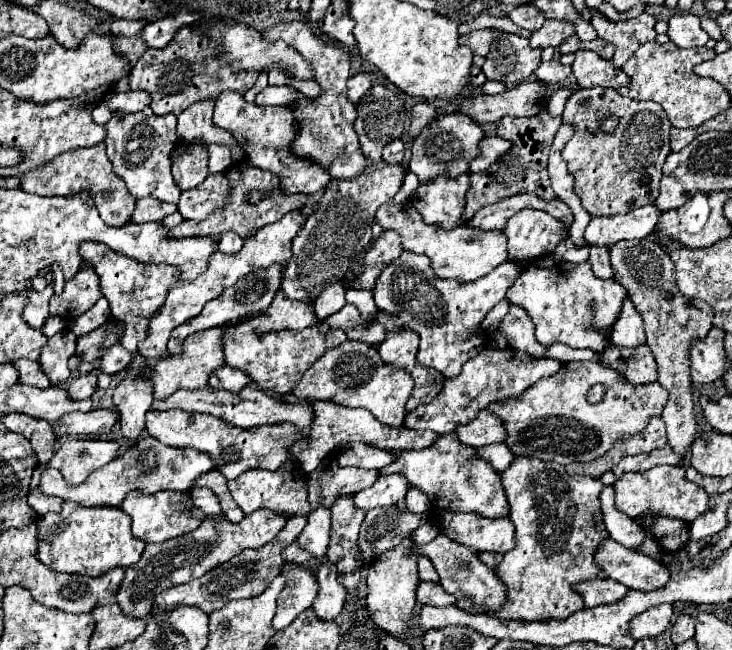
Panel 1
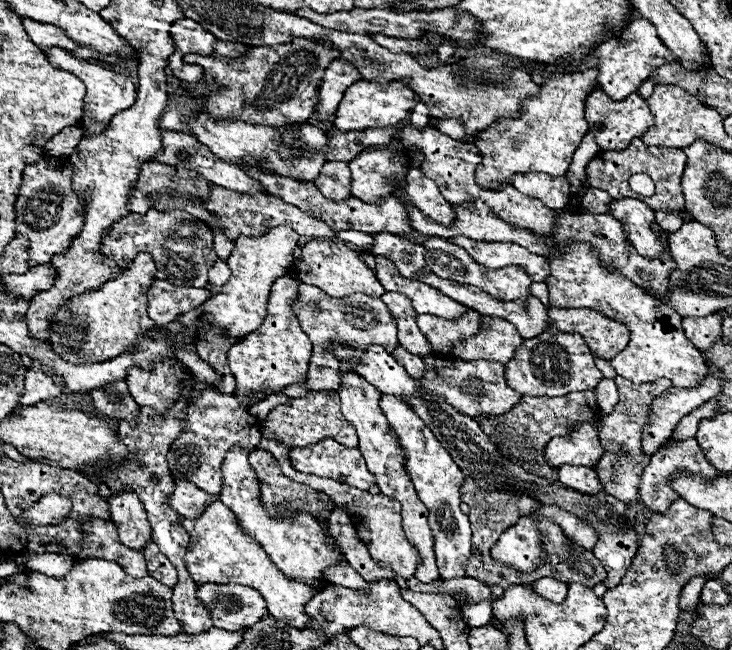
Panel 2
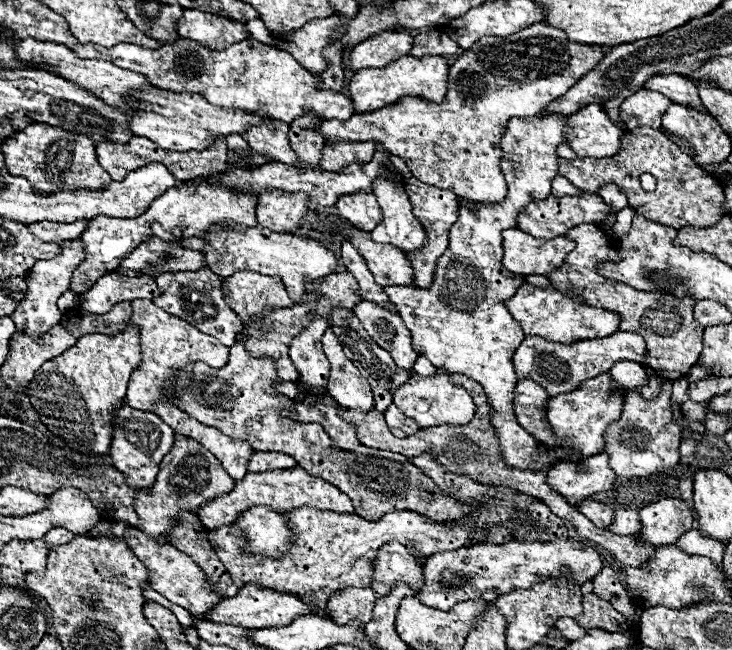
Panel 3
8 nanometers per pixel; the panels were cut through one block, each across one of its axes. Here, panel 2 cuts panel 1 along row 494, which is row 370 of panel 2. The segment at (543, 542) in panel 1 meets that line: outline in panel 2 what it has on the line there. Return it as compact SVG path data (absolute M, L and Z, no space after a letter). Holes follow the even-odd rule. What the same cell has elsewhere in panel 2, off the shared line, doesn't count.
M542 332L518 346L514 358L506 364L506 382L522 396L566 396L566 392L584 392L596 388L602 372L594 364L594 356L578 334Z

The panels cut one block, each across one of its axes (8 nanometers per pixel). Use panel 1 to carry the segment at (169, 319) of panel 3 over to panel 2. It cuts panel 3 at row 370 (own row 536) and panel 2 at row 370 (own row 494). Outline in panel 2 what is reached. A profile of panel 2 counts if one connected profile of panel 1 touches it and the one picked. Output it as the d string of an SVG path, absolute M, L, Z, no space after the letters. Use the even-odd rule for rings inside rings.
M162 360L152 370L130 368L126 384L132 398L140 406L150 406L158 414L166 414L182 396L180 384L190 380L192 372L178 360Z

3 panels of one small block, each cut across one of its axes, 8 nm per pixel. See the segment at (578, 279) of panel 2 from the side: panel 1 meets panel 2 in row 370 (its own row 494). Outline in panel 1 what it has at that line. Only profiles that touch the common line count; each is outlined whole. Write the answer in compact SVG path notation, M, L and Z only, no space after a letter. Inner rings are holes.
M656 466L654 470L646 470L646 472L622 474L620 478L616 478L614 490L616 490L616 508L628 514L630 518L650 510L660 516L678 518L690 524L694 522L694 518L702 516L708 510L708 494L700 486L694 486L684 478L682 466Z

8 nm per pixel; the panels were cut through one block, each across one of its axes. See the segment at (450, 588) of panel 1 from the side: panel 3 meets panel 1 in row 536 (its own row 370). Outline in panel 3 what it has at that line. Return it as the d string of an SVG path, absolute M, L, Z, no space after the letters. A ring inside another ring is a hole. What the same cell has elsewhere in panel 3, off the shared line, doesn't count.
M438 368L434 376L414 374L406 384L402 384L394 392L394 404L420 428L434 428L442 424L466 424L472 420L476 412L470 394L464 388L450 382L450 372L446 372L446 368Z

